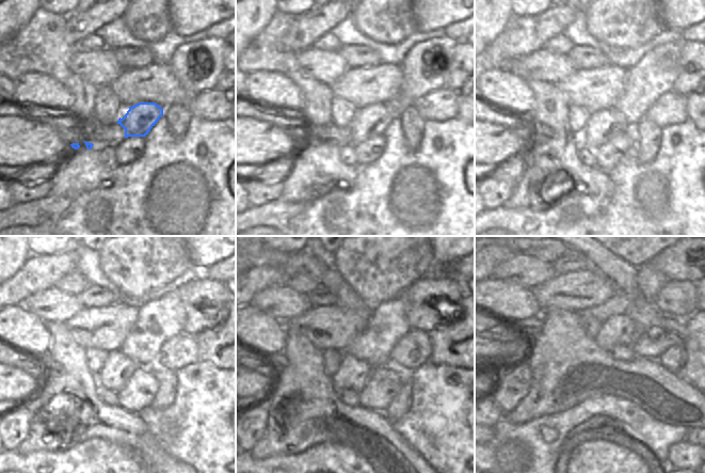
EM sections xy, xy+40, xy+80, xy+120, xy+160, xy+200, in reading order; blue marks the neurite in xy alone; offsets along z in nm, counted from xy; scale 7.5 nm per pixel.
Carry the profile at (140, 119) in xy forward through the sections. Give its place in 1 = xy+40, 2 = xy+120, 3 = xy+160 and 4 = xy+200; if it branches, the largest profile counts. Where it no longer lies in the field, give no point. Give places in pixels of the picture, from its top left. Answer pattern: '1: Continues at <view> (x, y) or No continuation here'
1: Continues at xy+40 (372, 121)
2: Continues at xy+120 (117, 368)
3: Continues at xy+160 (353, 374)
4: Continues at xy+200 (569, 388)

